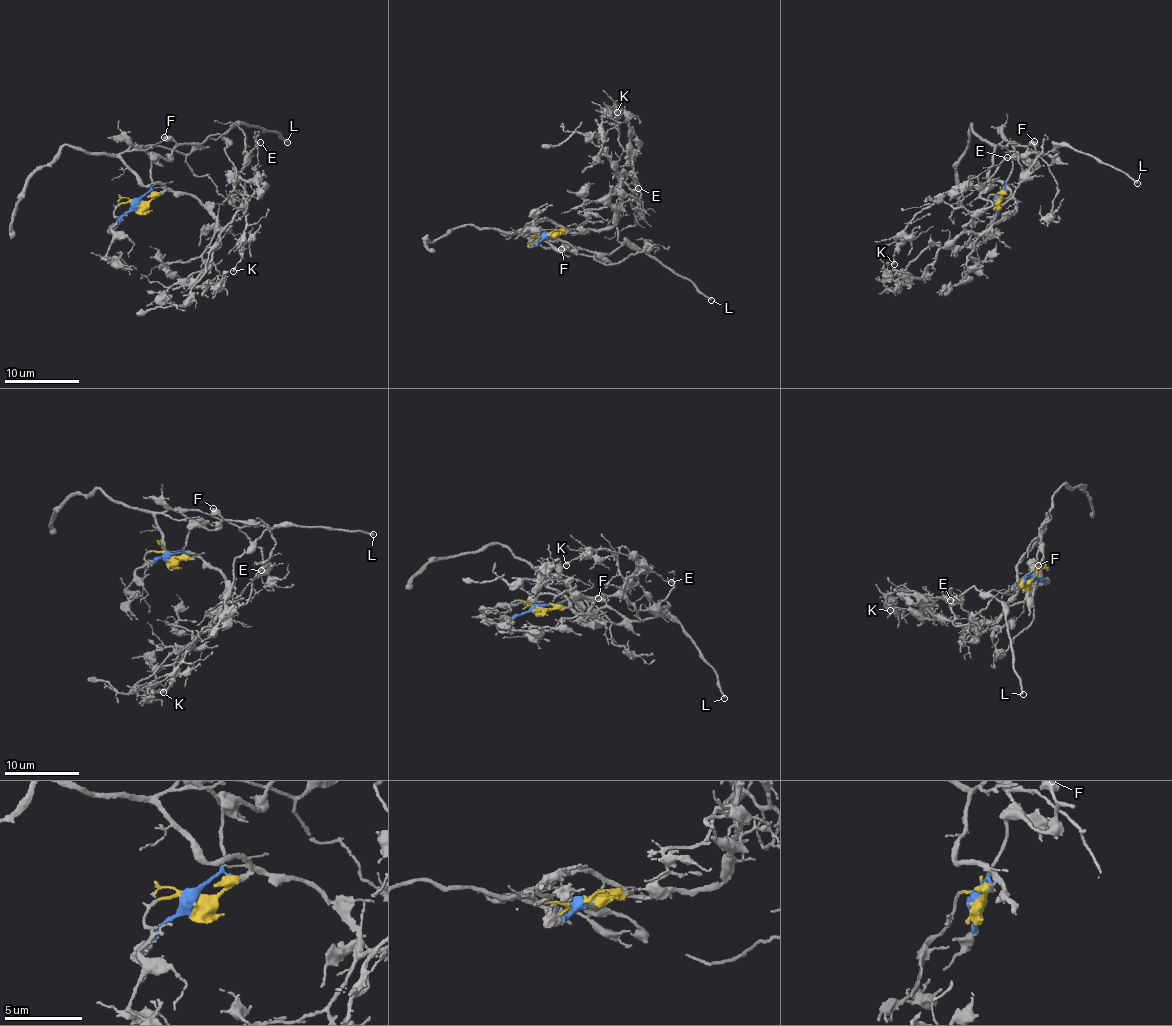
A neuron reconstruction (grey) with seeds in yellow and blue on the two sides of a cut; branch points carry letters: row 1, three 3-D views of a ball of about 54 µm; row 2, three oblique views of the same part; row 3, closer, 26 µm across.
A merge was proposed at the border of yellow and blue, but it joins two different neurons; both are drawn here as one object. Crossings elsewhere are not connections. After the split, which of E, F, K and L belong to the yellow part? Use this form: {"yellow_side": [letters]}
{"yellow_side": ["E", "K"]}

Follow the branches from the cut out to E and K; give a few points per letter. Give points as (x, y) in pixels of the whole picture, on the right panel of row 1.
E: (998, 199), (1007, 190), (1014, 195), (1010, 216), (968, 231), (973, 216), (962, 204), (964, 189), (1007, 158)
K: (998, 199), (1014, 195), (1010, 216), (973, 233), (963, 208), (927, 205), (907, 226), (894, 264)

